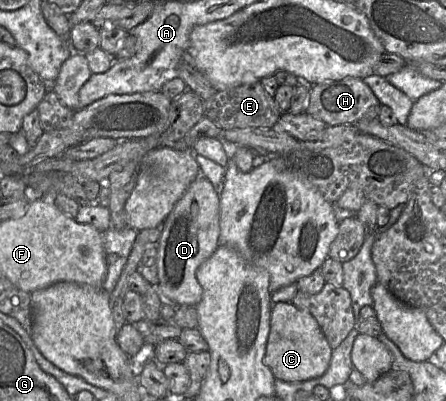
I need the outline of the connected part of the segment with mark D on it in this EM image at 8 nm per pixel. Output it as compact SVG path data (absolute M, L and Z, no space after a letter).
M199 174L163 223L163 231L157 242L158 285L160 296L175 306L197 305L203 290L196 278L196 270L219 246L220 195L212 183Z

